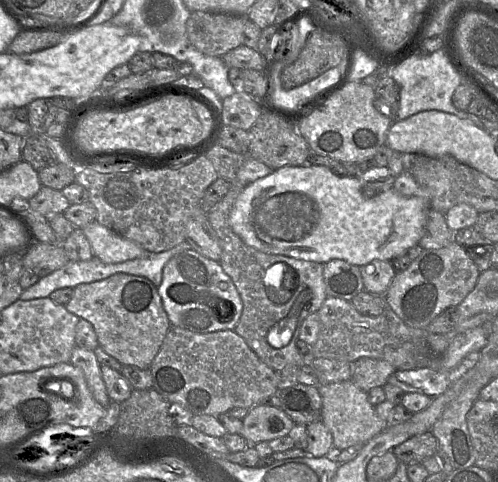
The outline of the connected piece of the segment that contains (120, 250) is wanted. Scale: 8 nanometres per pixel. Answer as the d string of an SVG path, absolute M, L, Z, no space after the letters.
M97 221L82 228L93 256L104 263L120 263L145 256L147 252L137 242L129 240Z

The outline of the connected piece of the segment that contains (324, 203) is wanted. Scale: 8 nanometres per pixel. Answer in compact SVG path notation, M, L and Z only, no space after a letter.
M305 164L284 166L270 175L245 186L229 216L229 224L242 241L266 254L322 263L342 259L363 266L373 260L391 261L417 245L425 233L428 199L403 196L394 188L367 198L362 193L360 177L340 177L328 167Z

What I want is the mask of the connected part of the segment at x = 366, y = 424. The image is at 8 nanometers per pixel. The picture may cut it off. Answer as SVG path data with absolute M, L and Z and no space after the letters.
M352 380L321 385L318 391L322 399L321 420L332 433L334 452L365 444L388 427L369 402L368 393L359 389Z

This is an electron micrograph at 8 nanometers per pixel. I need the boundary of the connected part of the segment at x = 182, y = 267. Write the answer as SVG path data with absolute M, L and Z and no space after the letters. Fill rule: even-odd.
M193 249L176 254L166 263L158 293L171 325L195 333L234 330L242 315L243 302L231 277L219 262L206 258ZM206 298L219 299L220 309L209 308Z

